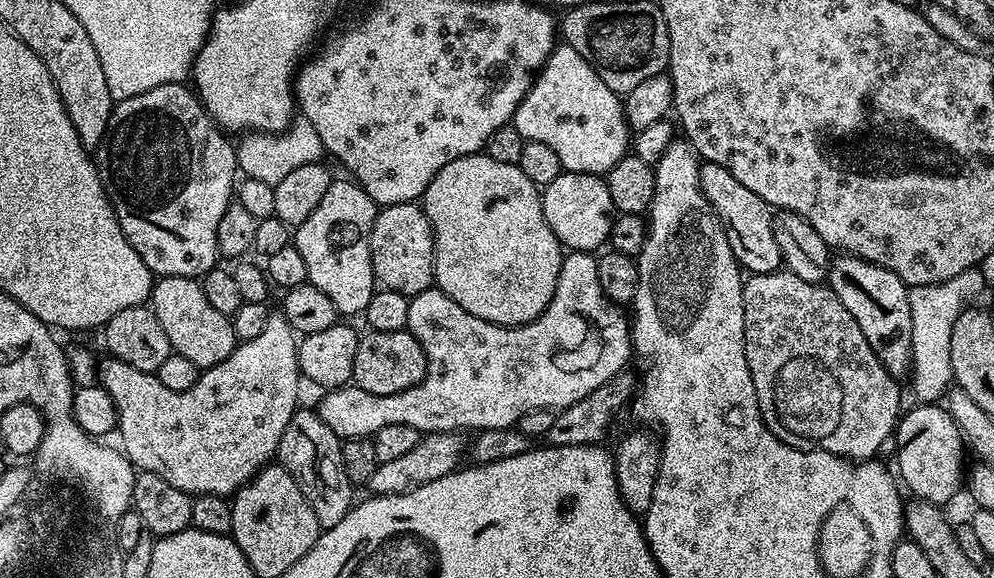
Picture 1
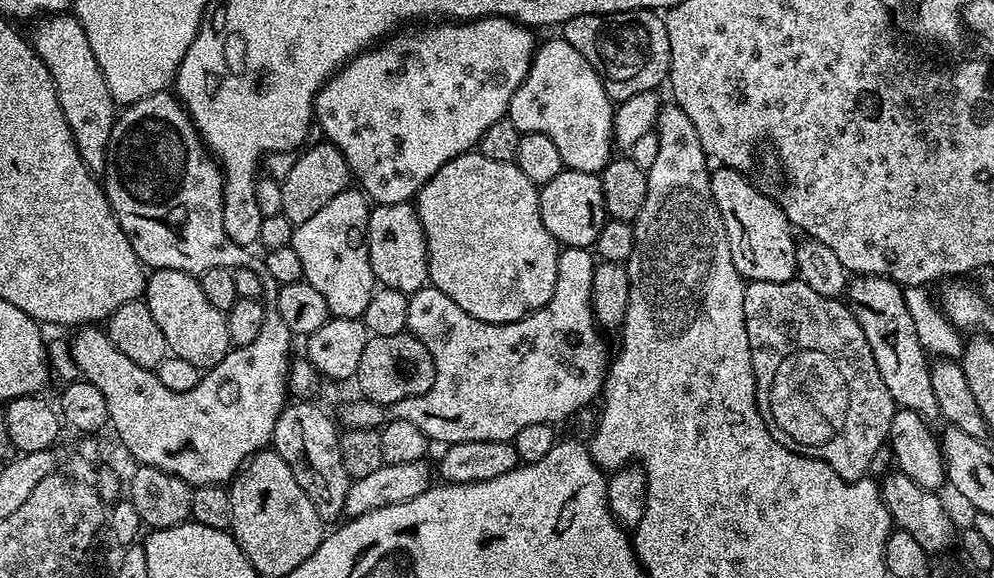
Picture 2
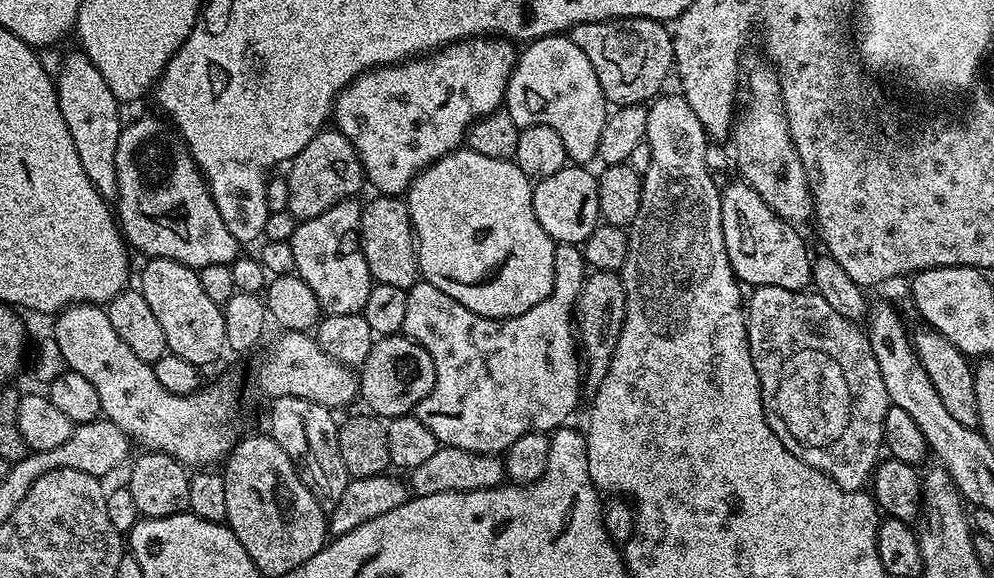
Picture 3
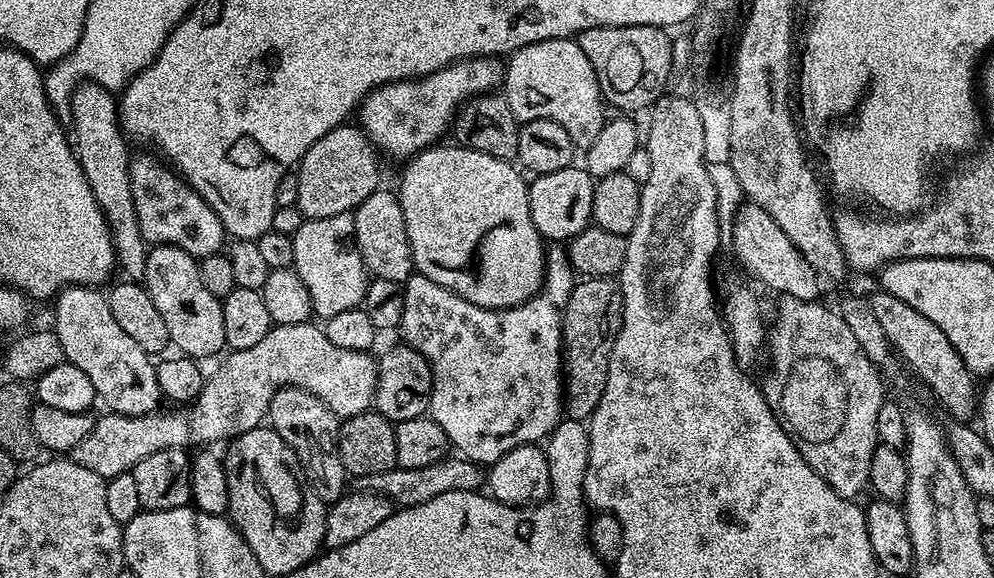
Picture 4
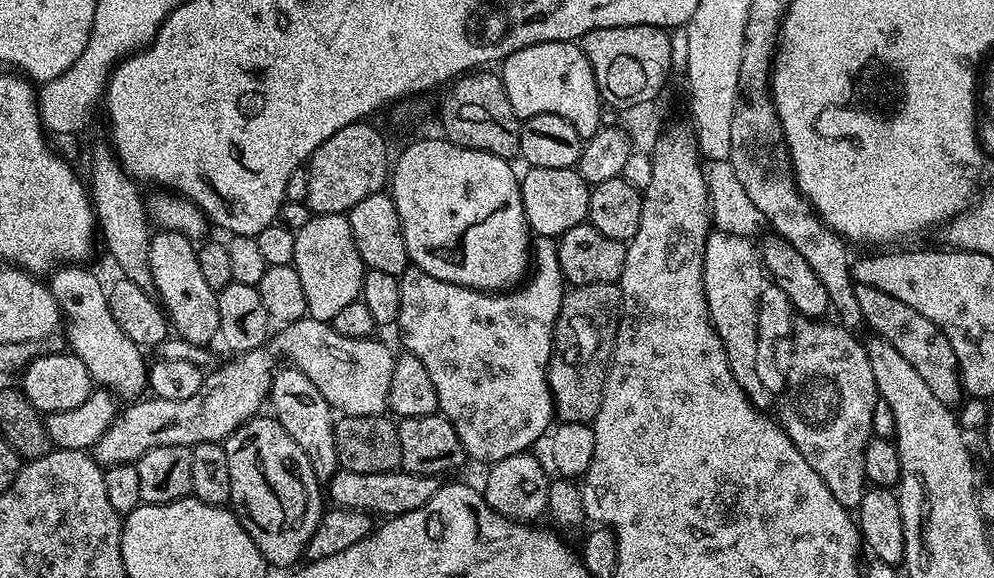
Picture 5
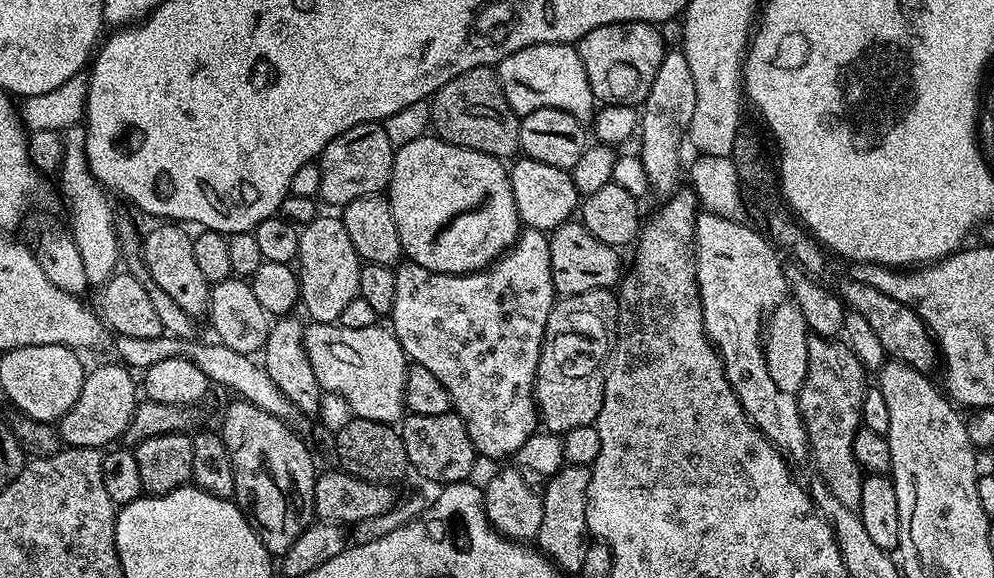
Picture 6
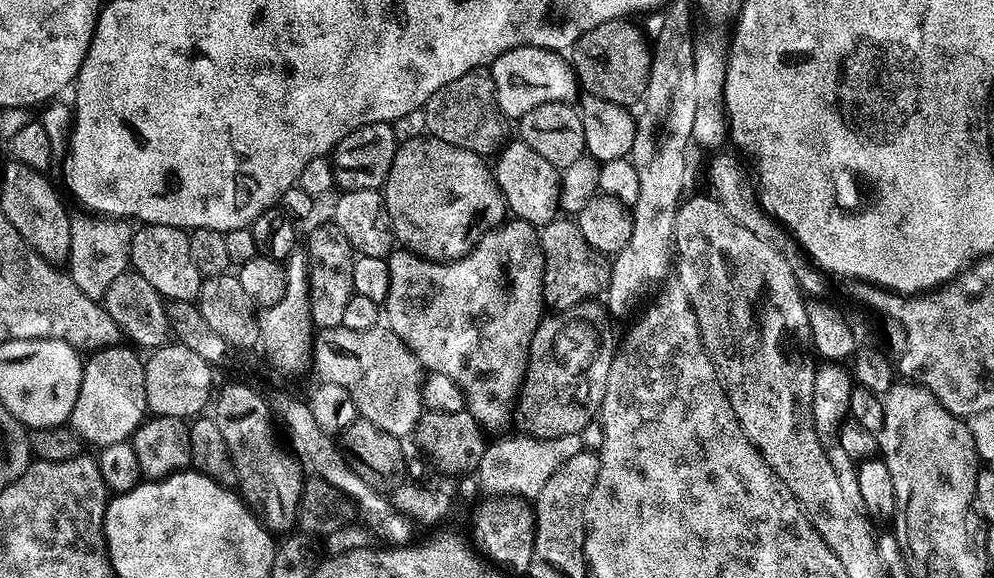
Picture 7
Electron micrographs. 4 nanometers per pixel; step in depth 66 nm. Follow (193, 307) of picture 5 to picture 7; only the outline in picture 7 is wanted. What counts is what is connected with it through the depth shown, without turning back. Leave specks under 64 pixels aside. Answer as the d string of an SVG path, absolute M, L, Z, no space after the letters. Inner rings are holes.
M146 224L137 227L132 233L130 264L135 272L142 274L142 278L146 278L146 282L150 282L150 286L154 286L154 290L158 290L160 296L168 300L195 301L199 297L202 277L198 266L194 266L194 257L190 255L188 232L183 228L161 224Z

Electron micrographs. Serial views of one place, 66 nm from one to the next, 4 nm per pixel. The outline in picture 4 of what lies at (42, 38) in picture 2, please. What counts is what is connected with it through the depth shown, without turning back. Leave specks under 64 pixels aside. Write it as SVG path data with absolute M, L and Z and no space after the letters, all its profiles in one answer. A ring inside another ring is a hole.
M91 82L78 84L72 95L71 112L70 140L74 145L78 162L82 166L82 174L86 174L86 182L90 182L90 190L94 190L94 198L98 198L98 206L106 218L106 226L112 235L112 244L116 247L119 271L124 271L129 281L143 281L149 245L145 243L142 232L139 230L136 197L131 192L128 173L129 141L120 127L117 97L107 88Z

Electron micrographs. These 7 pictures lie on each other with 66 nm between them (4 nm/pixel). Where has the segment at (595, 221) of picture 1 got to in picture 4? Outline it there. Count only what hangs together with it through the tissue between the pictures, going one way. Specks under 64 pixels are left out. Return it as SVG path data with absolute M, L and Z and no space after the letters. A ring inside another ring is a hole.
M583 166L563 168L536 176L528 185L528 197L534 226L545 241L567 242L592 224L594 178Z

